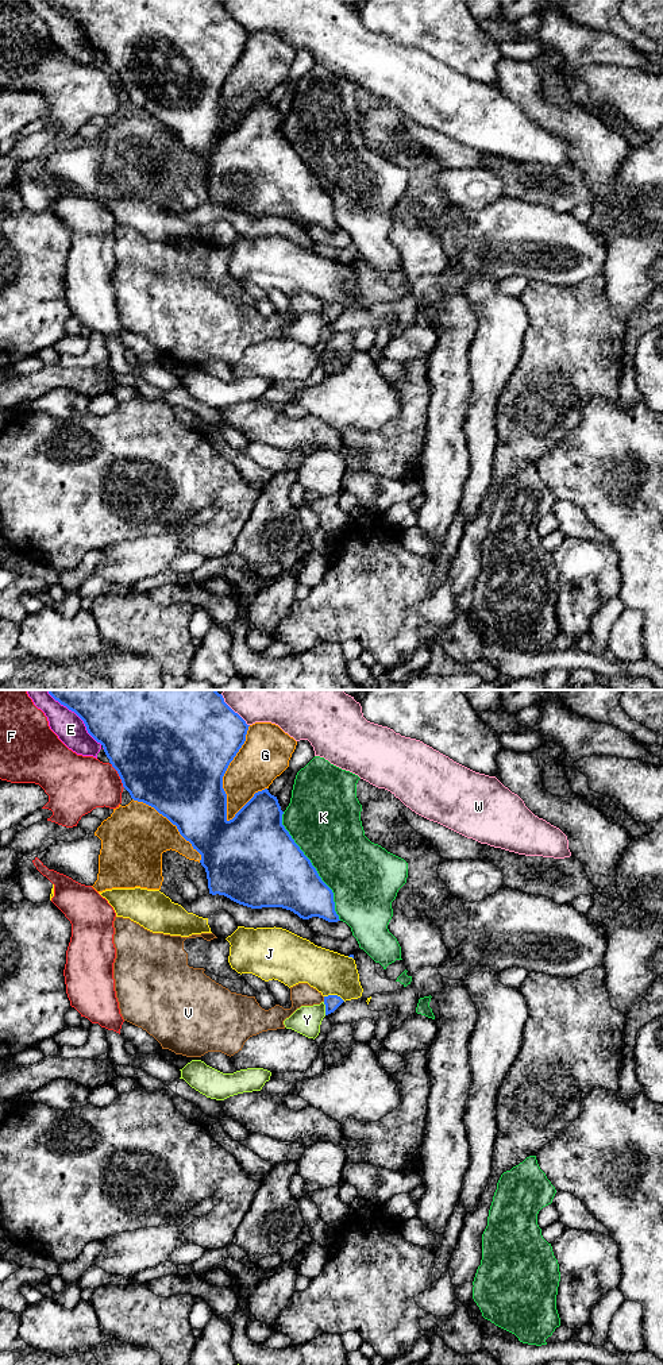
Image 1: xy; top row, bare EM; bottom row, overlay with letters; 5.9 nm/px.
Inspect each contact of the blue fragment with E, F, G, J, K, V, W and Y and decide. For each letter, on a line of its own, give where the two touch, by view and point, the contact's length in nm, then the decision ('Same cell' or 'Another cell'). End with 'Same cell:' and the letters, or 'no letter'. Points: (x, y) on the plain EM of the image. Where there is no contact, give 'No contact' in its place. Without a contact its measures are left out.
E: Touches blue at xy (77, 23). Shared border 460 nm. Another cell
F: Touches blue at xy (119, 84). Shared border 170 nm. Another cell
G: Touches blue at xy (224, 81). Shared border 600 nm. Another cell
J: Touches blue at xy (335, 304). Shared border 130 nm. Another cell
K: Touches blue at xy (312, 174). Shared border 750 nm. Another cell
V: Touches blue at xy (324, 308). Shared border 30 nm. Another cell
W: Touches blue at xy (232, 19). Shared border 260 nm. Another cell
Y: Touches blue at xy (326, 317). Shared border 80 nm. Another cell
Same cell: no letter

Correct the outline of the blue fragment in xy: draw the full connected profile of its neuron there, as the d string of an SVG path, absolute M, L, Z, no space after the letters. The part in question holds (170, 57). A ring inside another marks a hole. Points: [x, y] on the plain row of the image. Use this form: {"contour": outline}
{"contour": "M49 0L49 3L84 30L88 42L103 54L109 72L117 80L123 96L130 101L131 107L154 116L159 123L166 126L177 135L180 143L192 153L193 158L201 163L200 171L207 181L209 203L224 204L251 217L282 216L293 220L302 228L319 225L328 231L340 230L335 220L332 198L321 189L311 169L304 163L282 134L284 120L281 119L277 105L271 104L267 97L258 100L232 128L227 128L227 103L223 97L223 85L230 72L244 53L250 34L224 11L221 3L217 0Z"}

